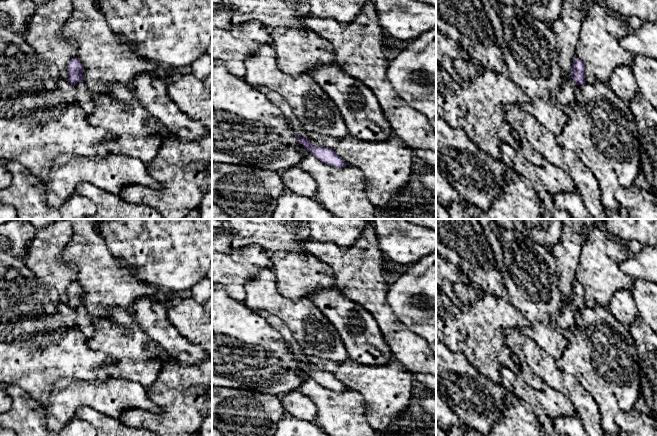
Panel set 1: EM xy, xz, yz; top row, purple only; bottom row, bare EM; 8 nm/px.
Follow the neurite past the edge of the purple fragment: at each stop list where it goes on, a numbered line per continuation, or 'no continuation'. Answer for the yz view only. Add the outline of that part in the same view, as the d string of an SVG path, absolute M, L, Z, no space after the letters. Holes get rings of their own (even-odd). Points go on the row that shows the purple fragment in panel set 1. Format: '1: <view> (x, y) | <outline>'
1: yz (566, 95) | M570 77L564 79L559 91L555 95L556 100L561 105L574 105L576 106L576 93L575 89L578 88L576 81Z

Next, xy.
1: xy (85, 101) | M84 82L74 84L77 90L76 102L77 107L84 111L86 114L91 114L95 110L95 101L93 93L87 88Z

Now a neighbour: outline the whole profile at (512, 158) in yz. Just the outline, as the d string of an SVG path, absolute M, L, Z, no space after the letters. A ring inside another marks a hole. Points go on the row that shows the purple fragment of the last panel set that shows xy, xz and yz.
M501 143L499 150L501 160L507 166L532 182L540 200L542 219L571 219L570 215L558 209L553 201L556 193L577 193L577 188L568 174L549 162L545 162L543 166L535 166L509 144Z

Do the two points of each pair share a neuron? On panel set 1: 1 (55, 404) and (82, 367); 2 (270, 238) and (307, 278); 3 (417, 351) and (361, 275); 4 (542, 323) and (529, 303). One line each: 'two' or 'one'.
1: two
2: one
3: one
4: one

